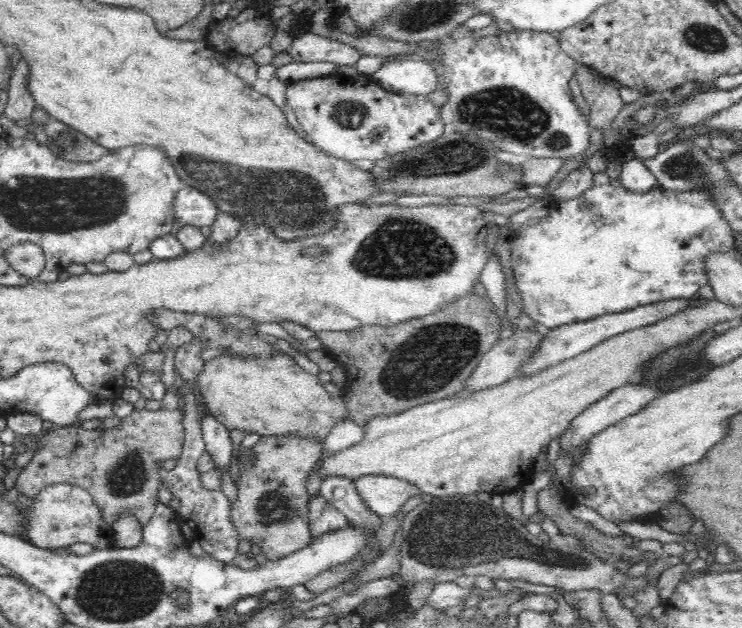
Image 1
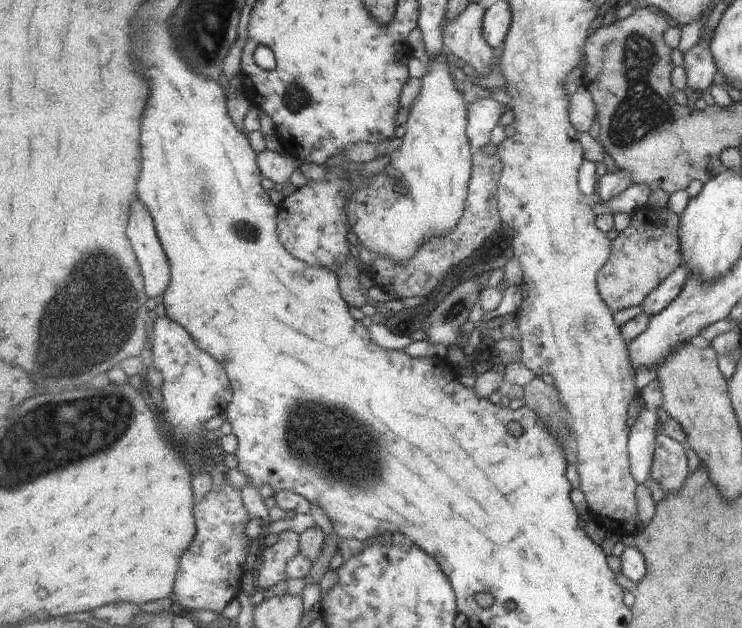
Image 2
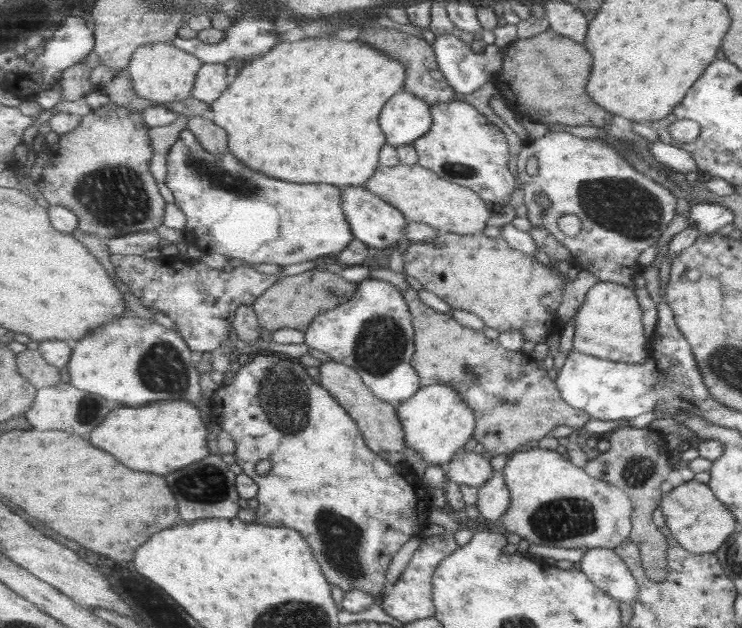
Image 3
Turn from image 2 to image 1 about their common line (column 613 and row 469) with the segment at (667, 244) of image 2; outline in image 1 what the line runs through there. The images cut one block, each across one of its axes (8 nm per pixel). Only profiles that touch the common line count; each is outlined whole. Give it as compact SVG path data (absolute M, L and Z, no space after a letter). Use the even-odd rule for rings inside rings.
M292 432L264 435L251 448L256 459L255 467L240 468L236 481L237 499L231 503L231 517L241 540L249 540L252 544L259 545L267 560L278 560L278 558L288 556L311 543L306 484L310 472L314 469L314 464L321 458L323 442L324 440L316 440L311 436Z

